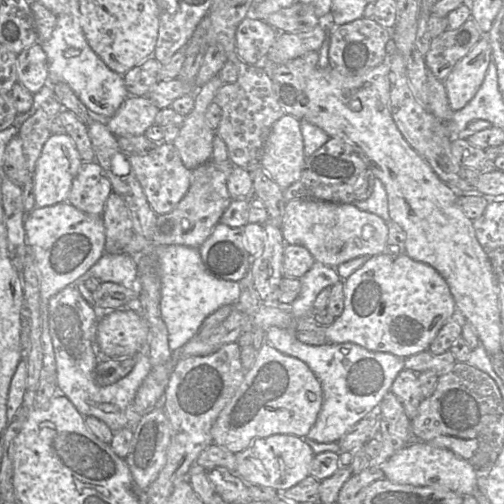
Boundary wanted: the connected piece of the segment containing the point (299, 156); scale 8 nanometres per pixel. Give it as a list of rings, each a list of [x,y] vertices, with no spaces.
[[[284,114],[272,125],[260,163],[282,189],[299,180],[305,163],[301,120]]]

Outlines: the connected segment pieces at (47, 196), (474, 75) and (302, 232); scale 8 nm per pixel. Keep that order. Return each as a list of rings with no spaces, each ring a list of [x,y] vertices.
[[[52,134],[45,142],[35,166],[33,193],[36,207],[67,201],[82,163],[68,134]]]
[[[482,35],[443,80],[449,106],[453,111],[462,109],[475,96],[484,81],[491,60],[490,42],[486,35]]]
[[[314,199],[287,202],[280,230],[286,244],[304,246],[316,262],[330,267],[337,267],[359,256],[381,254],[388,238],[387,223],[378,215],[362,211],[352,203]]]

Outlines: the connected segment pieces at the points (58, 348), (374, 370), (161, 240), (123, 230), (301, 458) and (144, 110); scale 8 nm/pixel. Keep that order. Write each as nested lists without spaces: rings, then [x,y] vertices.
[[[76,285],[65,287],[49,300],[48,327],[55,354],[58,393],[65,395],[84,417],[98,418],[113,432],[126,427],[133,432],[142,415],[132,409],[132,403],[152,369],[150,358],[137,355],[133,369],[125,377],[111,385],[97,385],[93,370],[99,358],[105,358],[93,350],[98,320],[95,309],[82,297]]]
[[[273,326],[266,330],[265,341],[281,353],[306,363],[321,384],[322,407],[307,437],[319,443],[338,442],[353,425],[379,406],[398,374],[404,369],[405,358],[370,351],[350,342],[308,345],[297,339],[297,332],[299,331]]]
[[[211,159],[191,170],[190,187],[186,195],[171,212],[158,215],[152,235],[152,244],[199,248],[210,236],[214,227],[220,222],[222,214],[232,202],[227,180],[233,167],[230,161],[216,163]]]
[[[112,192],[108,196],[102,219],[106,235],[105,252],[120,253],[135,233],[127,205],[120,195]]]
[[[274,434],[255,439],[245,450],[235,454],[235,473],[248,485],[270,487],[282,493],[309,476],[315,456],[312,448],[299,436]]]
[[[129,95],[106,126],[117,137],[143,135],[155,124],[159,110],[148,97]]]

